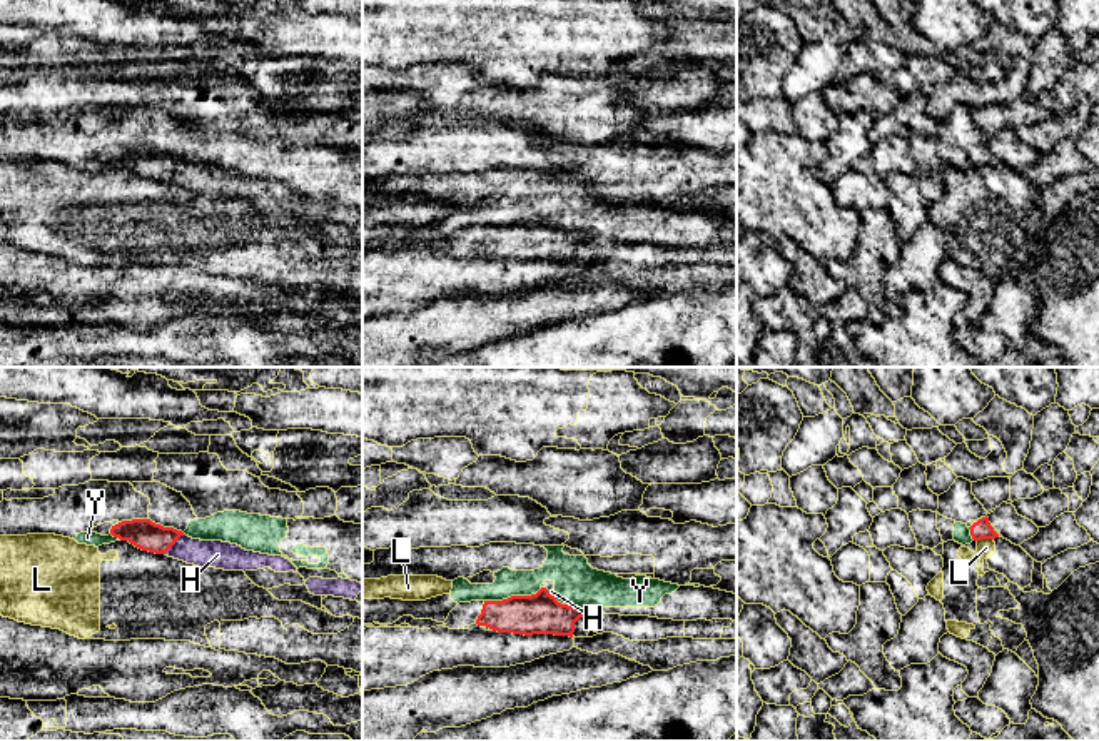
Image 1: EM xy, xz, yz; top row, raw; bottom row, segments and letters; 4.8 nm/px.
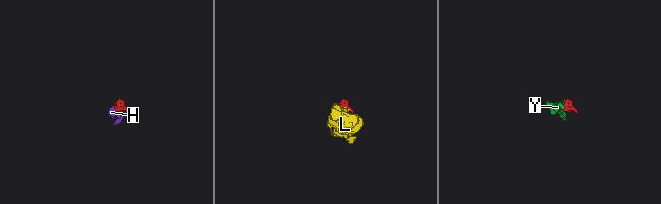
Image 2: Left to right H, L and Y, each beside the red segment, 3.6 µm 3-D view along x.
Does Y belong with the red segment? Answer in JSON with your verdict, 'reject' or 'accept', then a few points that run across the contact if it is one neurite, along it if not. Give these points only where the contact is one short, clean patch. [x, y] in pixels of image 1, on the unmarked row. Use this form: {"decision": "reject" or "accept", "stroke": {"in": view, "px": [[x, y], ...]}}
{"decision": "reject", "stroke": {"in": "xz", "px": [[541, 214], [530, 221], [511, 221], [485, 227]]}}

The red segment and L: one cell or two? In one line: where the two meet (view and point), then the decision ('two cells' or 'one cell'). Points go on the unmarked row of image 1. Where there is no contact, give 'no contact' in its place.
yz (984, 164) | two cells

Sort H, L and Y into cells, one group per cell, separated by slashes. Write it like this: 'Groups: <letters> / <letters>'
Groups: H / L / Y

